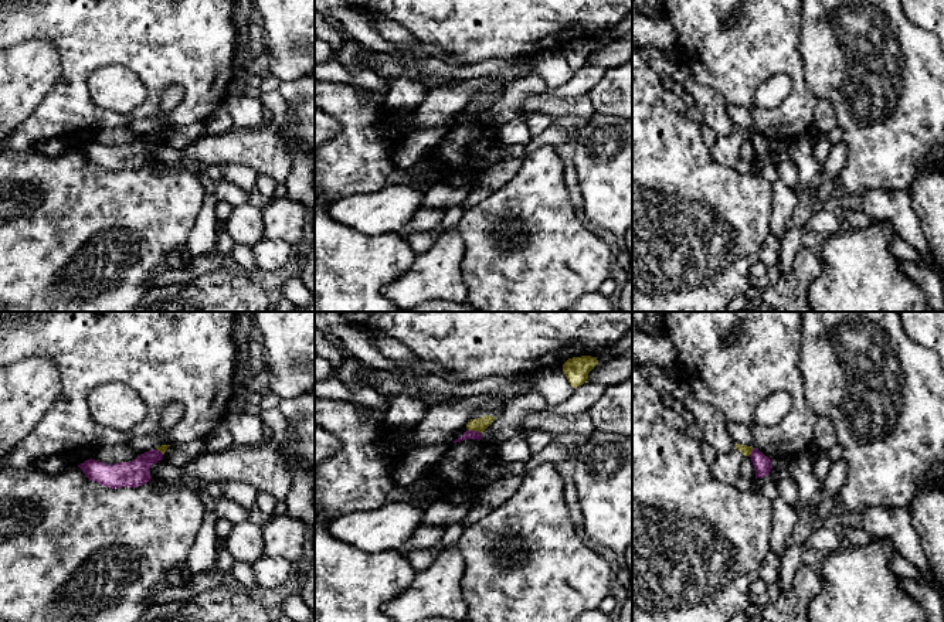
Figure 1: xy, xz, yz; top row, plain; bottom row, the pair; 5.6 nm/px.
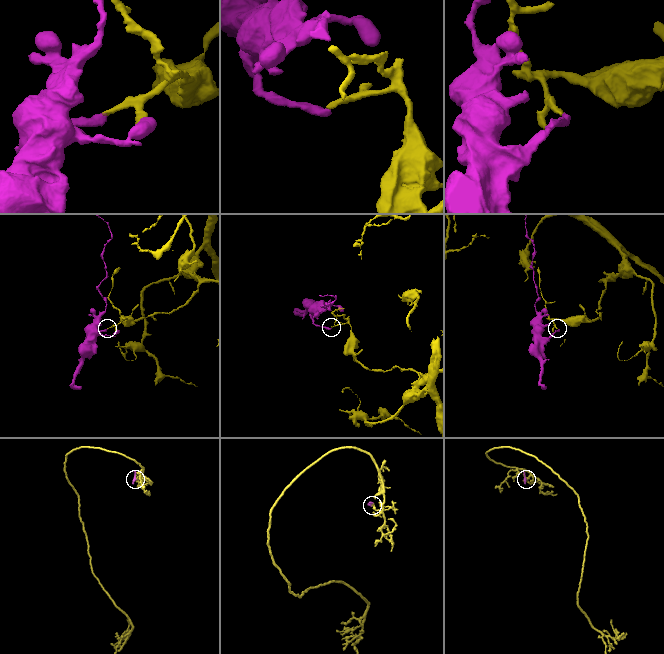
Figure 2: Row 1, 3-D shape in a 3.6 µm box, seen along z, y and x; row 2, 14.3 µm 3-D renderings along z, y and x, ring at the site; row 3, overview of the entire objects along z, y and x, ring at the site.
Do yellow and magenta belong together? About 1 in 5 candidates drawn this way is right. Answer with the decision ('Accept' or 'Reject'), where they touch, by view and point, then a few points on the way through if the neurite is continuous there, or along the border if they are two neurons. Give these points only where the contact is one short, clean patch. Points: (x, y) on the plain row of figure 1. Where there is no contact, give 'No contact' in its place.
Reject. Touches yellow at xz (475, 112). Boundary: xz (468, 111), (476, 112), (481, 116)

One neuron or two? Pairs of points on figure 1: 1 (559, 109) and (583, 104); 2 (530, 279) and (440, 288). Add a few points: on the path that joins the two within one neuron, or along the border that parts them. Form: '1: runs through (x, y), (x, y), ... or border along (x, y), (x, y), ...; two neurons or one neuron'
1: runs through (564, 106), (577, 106); one neuron
2: border along (464, 251), (461, 279), (468, 296); two neurons

